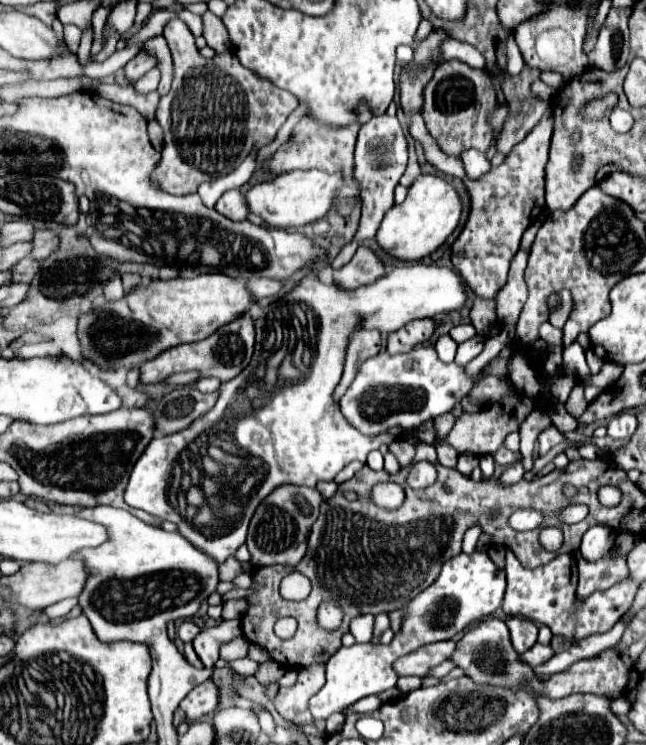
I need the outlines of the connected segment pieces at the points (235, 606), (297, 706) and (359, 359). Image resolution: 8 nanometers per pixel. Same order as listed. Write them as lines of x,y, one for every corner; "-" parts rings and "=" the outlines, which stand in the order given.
226,600
224,602
224,618
242,618
246,614
246,600
=
324,664
301,668
294,686
279,687
278,696
274,698
274,708
284,720
296,726
312,724
308,703
310,698
323,687
325,681
=
358,326
352,336
350,336
350,342
348,342
348,350
346,350
346,362
344,362
344,374
342,374
342,380
338,384
338,388
334,390
334,400
338,402
346,388
352,384
360,364
368,358
368,356
374,356
378,354
382,348
382,334
378,330
368,330
364,326

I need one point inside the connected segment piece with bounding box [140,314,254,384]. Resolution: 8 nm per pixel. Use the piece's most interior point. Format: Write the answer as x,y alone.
224,355

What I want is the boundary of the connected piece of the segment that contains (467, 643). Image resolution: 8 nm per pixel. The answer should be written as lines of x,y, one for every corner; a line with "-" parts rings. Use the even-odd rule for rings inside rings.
492,616
480,620
476,626
472,626
462,636
462,640
458,642
458,648
450,660
454,660
460,668
464,668
466,674
474,682
480,682
480,684
504,686
504,688
514,688
514,690
522,690
522,688
530,690
528,680
536,678
532,668
528,664
520,662
514,648
510,648
510,634
508,634
504,620
492,618

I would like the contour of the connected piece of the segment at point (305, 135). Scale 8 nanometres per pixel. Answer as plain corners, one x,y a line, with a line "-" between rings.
362,100
356,108
354,108
354,114
358,118
358,122
354,124
348,124
344,128
330,128
326,124
322,124
320,120
312,118
312,116
304,116
298,126
294,128
294,134
292,138
282,144
276,154
268,160
264,160
262,168
264,172
272,174
272,176
278,176
282,172
290,172
294,168
318,168
318,170
324,170
324,172
338,172
342,170
342,174
346,174
346,184
356,184
354,178
352,178
352,168
354,168
354,144
356,144
356,136
358,136
358,130
372,118
372,110
370,110
370,104
366,100

